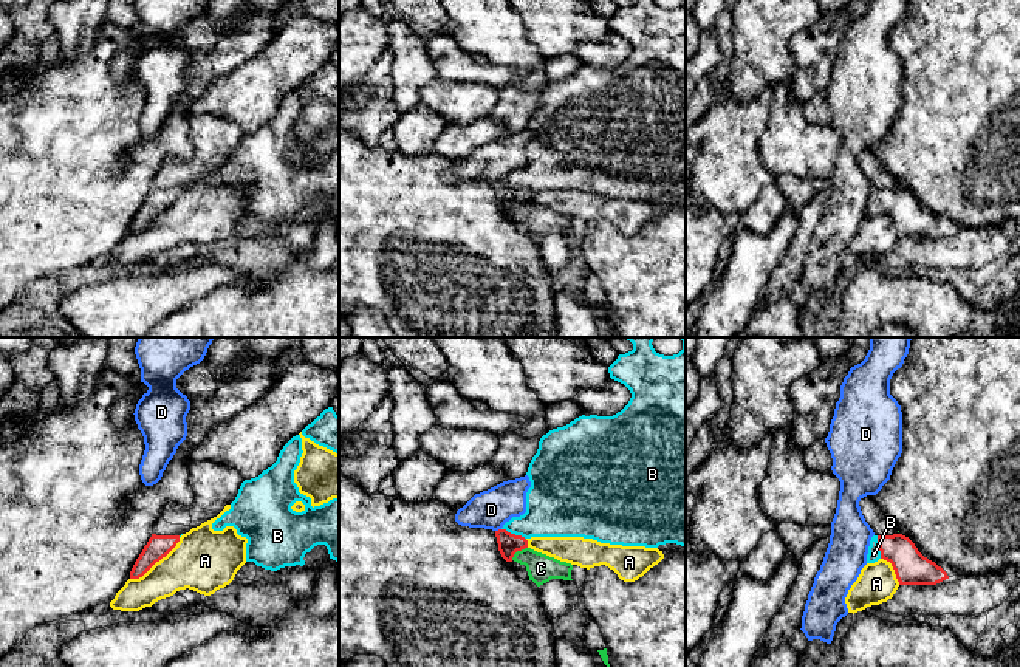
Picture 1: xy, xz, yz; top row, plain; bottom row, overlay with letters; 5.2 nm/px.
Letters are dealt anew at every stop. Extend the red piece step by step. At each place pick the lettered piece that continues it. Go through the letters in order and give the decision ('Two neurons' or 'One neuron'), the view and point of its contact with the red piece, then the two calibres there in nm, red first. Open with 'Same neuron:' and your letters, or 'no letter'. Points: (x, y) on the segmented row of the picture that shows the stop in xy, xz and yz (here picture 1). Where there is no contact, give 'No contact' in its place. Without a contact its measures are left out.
Same neuron: B
A: Two neurons. Touches red at xy (157, 560). Thickness 120 nm (red) against 320 nm
B: One neuron. Touches red at xz (514, 534). Thickness 110 nm (red) against 300 nm
C: Two neurons. Touches red at xz (517, 550). Thickness 110 nm (red) against 150 nm
D: Two neurons. Touches red at xz (499, 530). Thickness 110 nm (red) against 200 nm

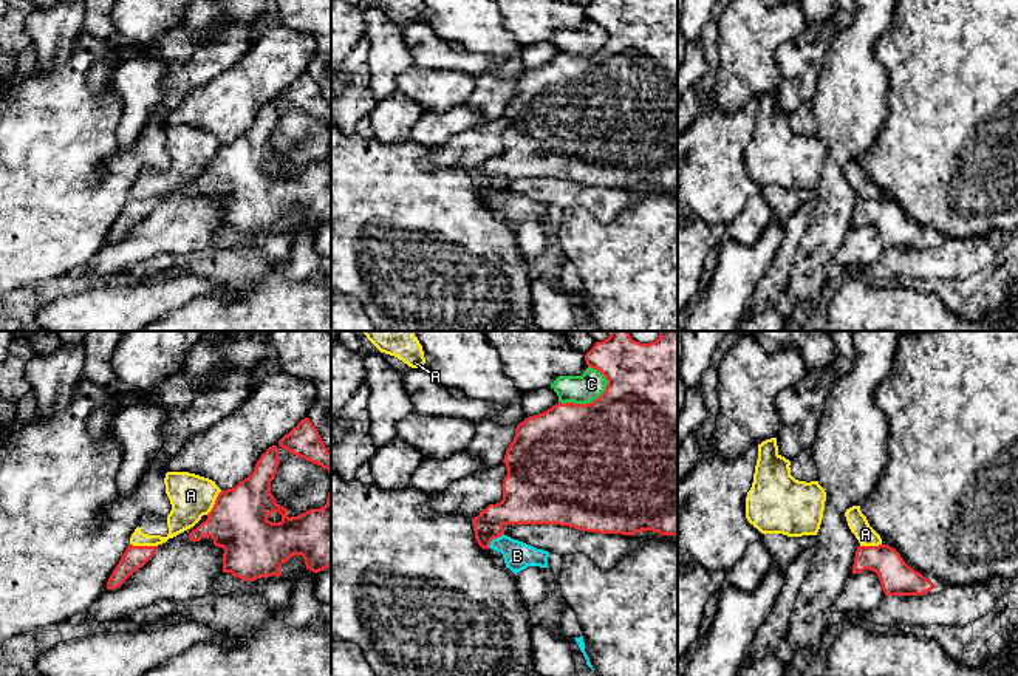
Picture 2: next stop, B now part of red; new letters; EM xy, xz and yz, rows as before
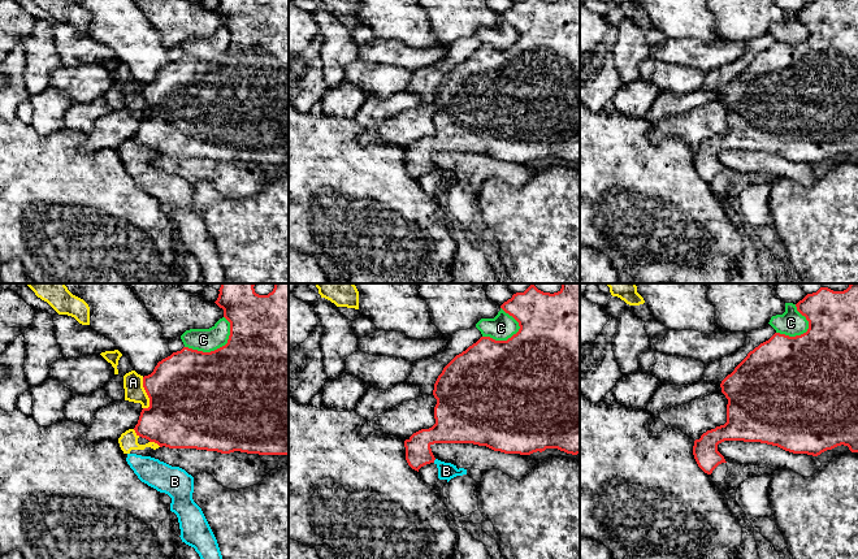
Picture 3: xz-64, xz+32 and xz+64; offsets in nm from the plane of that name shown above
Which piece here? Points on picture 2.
Same neuron: no letter
A: Two neurons. Touches red at xy (144, 546). Thickness 120 nm (red) against 140 nm
B: Two neurons. Touches red at xz (494, 537). Thickness 240 nm (red) against 150 nm
C: Two neurons. Touches red at xz (585, 404). Thickness 500 nm (red) against 150 nm

